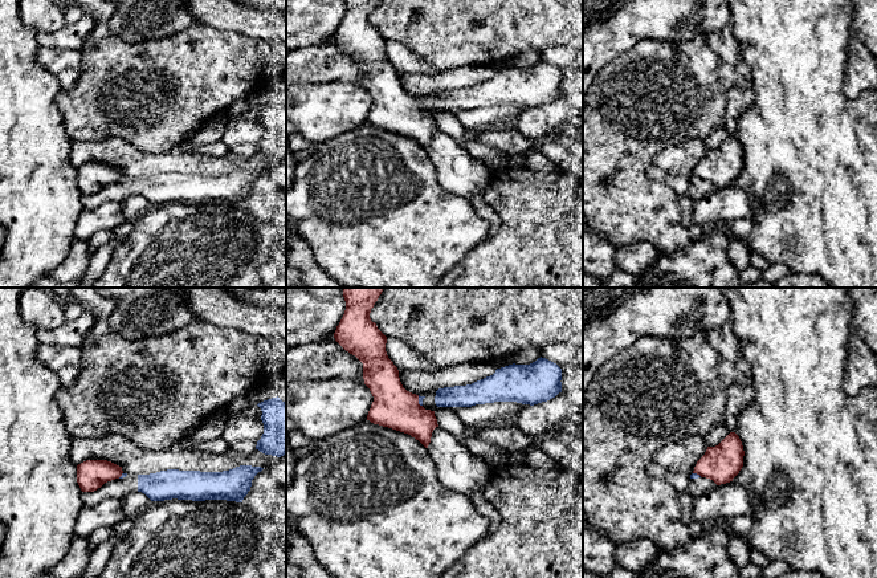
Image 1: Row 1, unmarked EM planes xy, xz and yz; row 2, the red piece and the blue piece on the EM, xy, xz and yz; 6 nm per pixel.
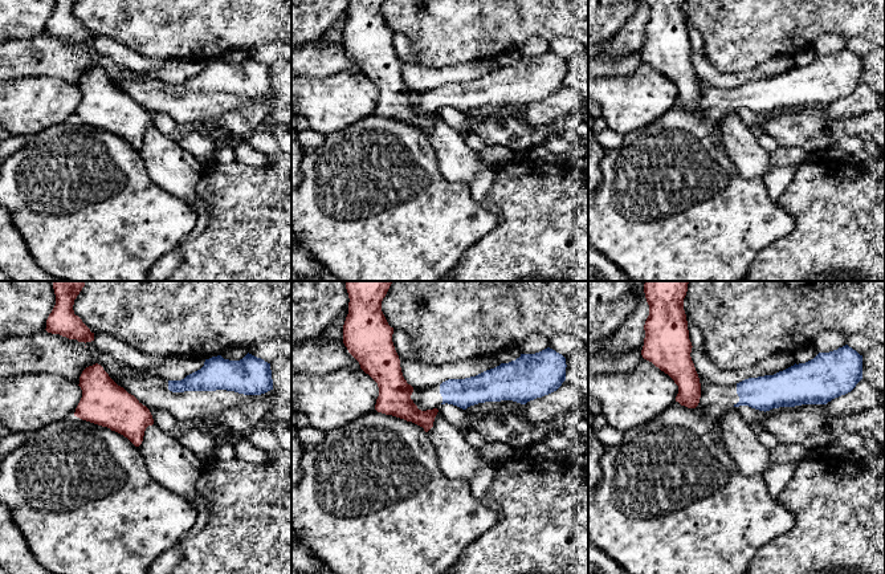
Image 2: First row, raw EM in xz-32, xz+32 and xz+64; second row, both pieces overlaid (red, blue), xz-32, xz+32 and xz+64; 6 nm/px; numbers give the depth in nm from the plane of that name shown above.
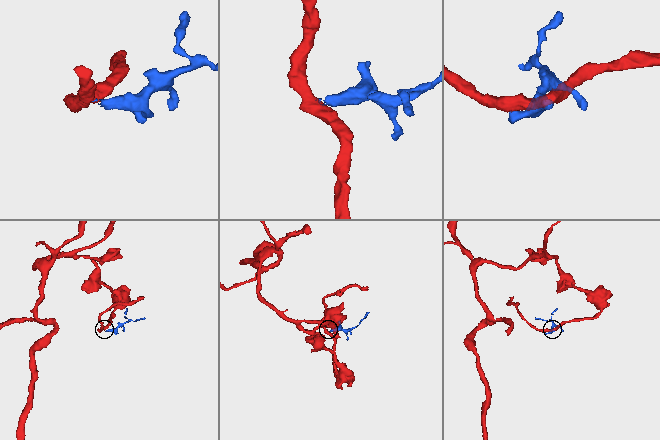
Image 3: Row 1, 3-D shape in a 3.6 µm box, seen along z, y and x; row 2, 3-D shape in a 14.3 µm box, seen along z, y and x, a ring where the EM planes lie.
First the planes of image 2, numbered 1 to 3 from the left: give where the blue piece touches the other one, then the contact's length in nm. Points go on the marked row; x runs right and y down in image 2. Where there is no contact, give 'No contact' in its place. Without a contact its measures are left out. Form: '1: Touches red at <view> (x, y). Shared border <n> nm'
1: No contact
2: No contact
3: No contact

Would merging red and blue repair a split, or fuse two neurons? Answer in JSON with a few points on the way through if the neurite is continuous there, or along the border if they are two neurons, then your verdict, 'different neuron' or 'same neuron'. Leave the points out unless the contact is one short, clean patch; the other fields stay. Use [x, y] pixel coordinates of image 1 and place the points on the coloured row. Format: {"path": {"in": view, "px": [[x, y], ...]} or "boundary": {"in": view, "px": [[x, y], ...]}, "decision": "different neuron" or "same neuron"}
{"boundary": {"in": "xz", "px": [[417, 395], [417, 402], [421, 406]]}, "decision": "different neuron"}

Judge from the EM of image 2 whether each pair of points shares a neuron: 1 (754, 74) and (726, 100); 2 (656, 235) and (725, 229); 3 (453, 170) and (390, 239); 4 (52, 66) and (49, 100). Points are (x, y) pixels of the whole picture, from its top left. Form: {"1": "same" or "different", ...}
{"1": "different", "2": "same", "3": "different", "4": "different"}

